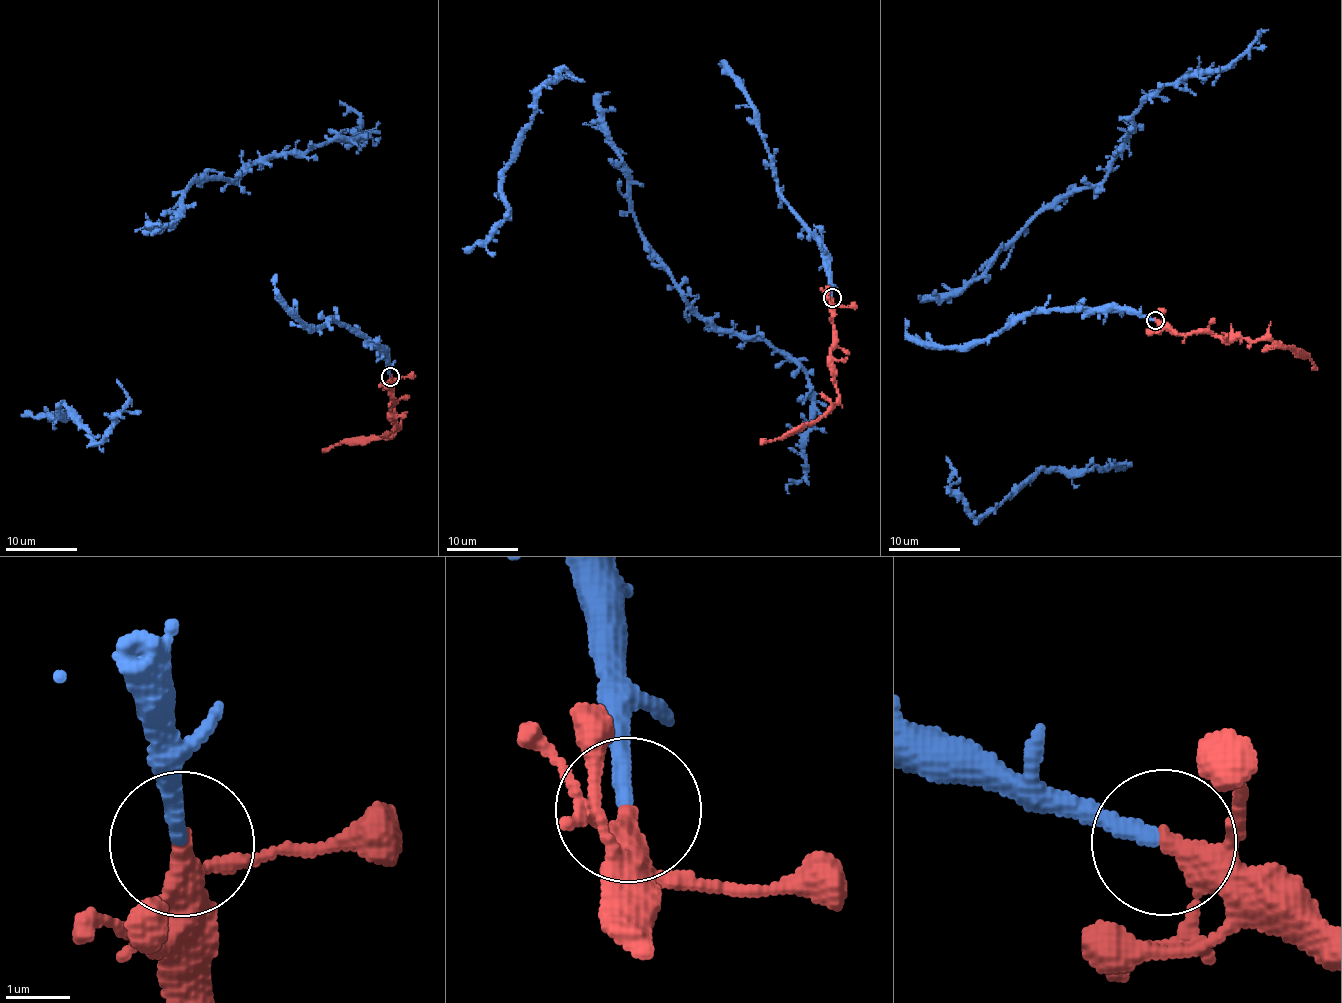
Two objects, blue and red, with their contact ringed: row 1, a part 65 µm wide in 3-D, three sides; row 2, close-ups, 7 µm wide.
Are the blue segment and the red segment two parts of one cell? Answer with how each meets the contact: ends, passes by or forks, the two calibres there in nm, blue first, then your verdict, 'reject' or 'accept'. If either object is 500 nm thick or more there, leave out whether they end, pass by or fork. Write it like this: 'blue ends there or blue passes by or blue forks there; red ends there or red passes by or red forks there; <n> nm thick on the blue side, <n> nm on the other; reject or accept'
blue ends there; red forks there; 280 nm thick on the blue side, 240 nm on the other; accept

